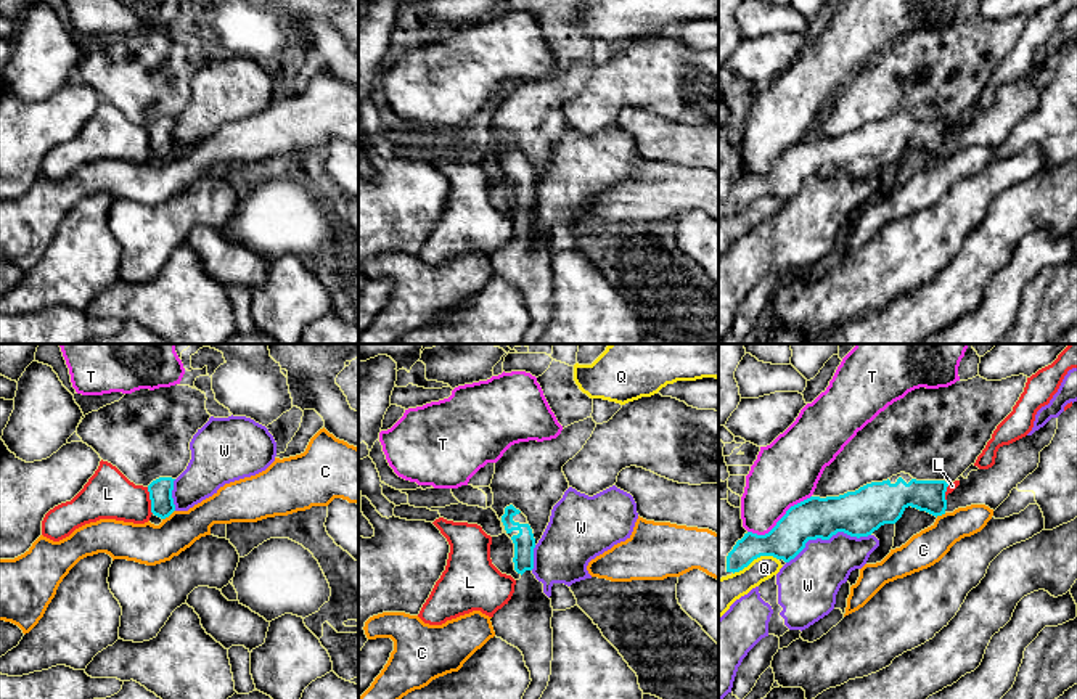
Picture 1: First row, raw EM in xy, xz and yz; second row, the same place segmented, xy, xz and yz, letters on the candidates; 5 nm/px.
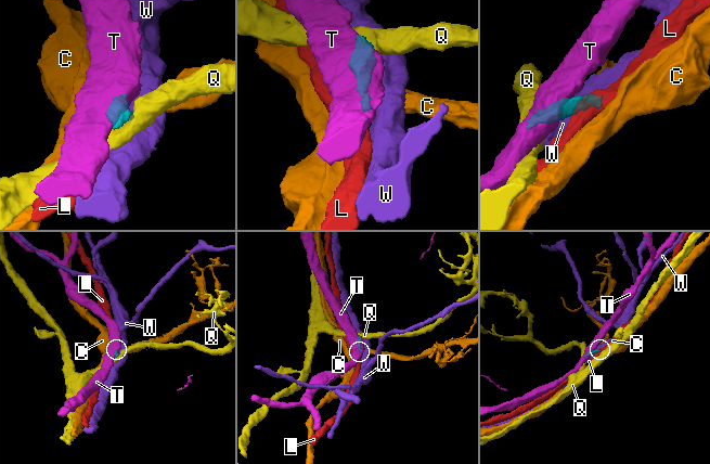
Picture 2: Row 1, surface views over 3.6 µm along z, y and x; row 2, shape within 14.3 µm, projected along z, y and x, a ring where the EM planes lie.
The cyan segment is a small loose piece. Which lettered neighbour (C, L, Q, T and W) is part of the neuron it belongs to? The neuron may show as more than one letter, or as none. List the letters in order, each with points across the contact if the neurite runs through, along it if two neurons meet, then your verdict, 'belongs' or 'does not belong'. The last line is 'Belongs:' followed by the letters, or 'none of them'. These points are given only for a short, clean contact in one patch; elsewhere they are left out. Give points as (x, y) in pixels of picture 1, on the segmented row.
C: border along xy (174, 510), (163, 519); does not belong
L: border along xy (147, 487), (153, 513); does not belong
Q: border along yz (777, 558), (757, 556), (733, 574); does not belong
T: does not belong
W: does not belong
Belongs: none of them

